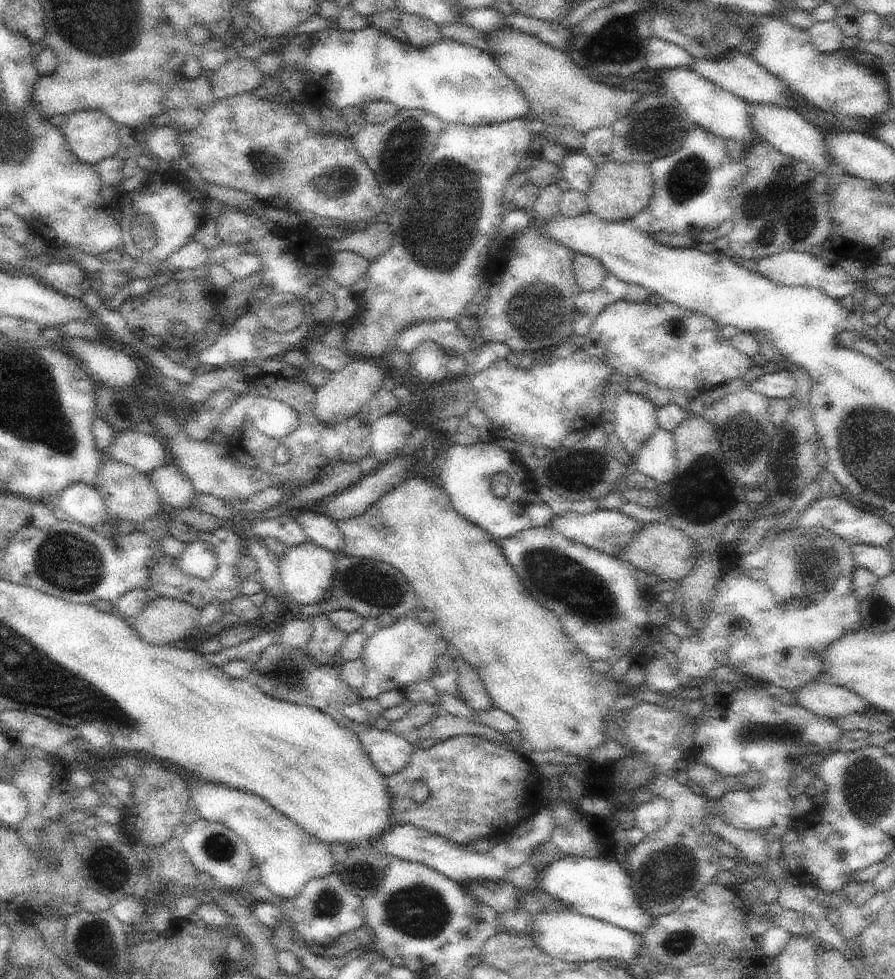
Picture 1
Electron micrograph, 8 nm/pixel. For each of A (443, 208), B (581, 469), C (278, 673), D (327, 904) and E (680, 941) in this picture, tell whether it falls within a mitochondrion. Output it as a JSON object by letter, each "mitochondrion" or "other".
{"A":"mitochondrion","B":"mitochondrion","C":"mitochondrion","D":"mitochondrion","E":"mitochondrion"}

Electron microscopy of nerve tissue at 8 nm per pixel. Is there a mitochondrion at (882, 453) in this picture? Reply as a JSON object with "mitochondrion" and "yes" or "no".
{"mitochondrion":"yes"}

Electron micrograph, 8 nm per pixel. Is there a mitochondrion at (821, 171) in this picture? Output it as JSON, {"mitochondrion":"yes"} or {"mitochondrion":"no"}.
{"mitochondrion":"no"}

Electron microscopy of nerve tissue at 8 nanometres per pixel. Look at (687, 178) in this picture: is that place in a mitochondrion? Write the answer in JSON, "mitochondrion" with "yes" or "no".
{"mitochondrion":"yes"}

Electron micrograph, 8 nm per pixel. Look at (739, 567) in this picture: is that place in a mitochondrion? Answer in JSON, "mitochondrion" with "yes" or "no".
{"mitochondrion":"no"}

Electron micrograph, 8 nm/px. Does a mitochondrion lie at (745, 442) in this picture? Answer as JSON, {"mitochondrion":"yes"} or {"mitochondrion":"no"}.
{"mitochondrion":"yes"}

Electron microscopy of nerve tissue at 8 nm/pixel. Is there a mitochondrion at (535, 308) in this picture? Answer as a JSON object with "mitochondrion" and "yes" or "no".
{"mitochondrion":"yes"}

